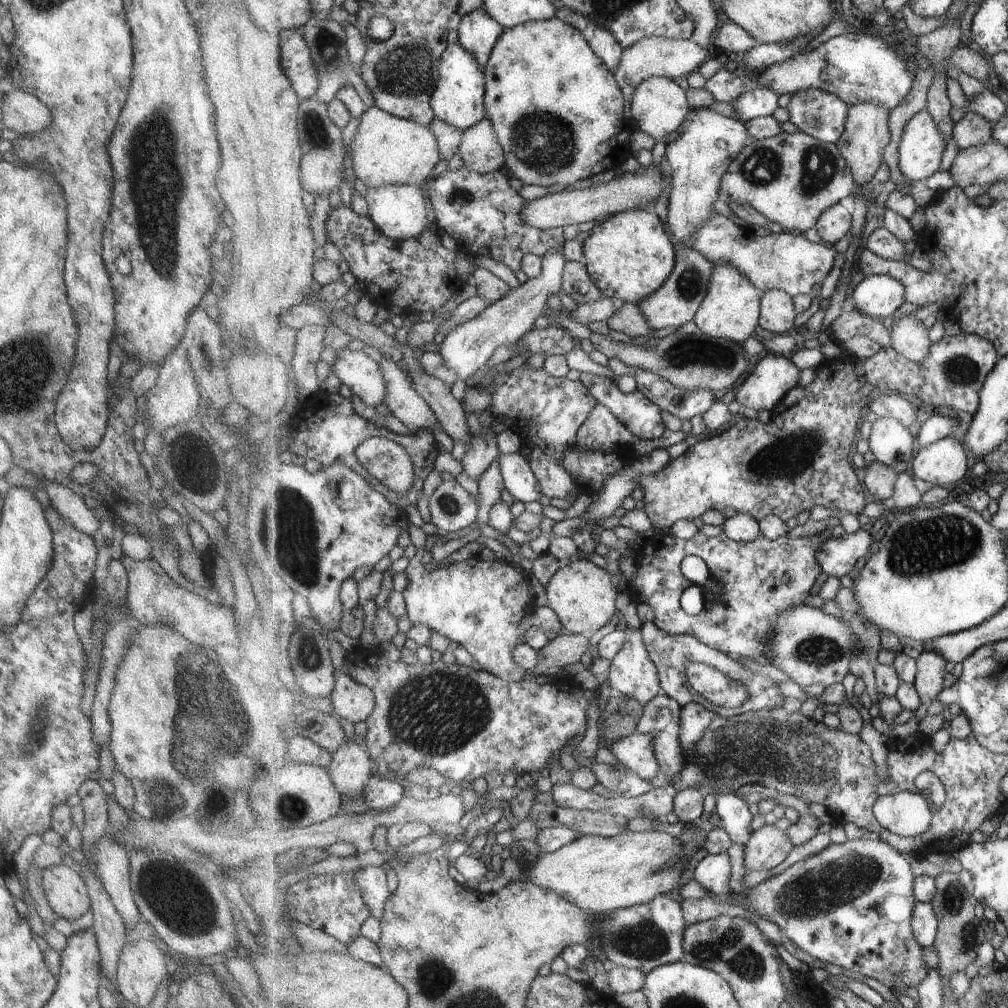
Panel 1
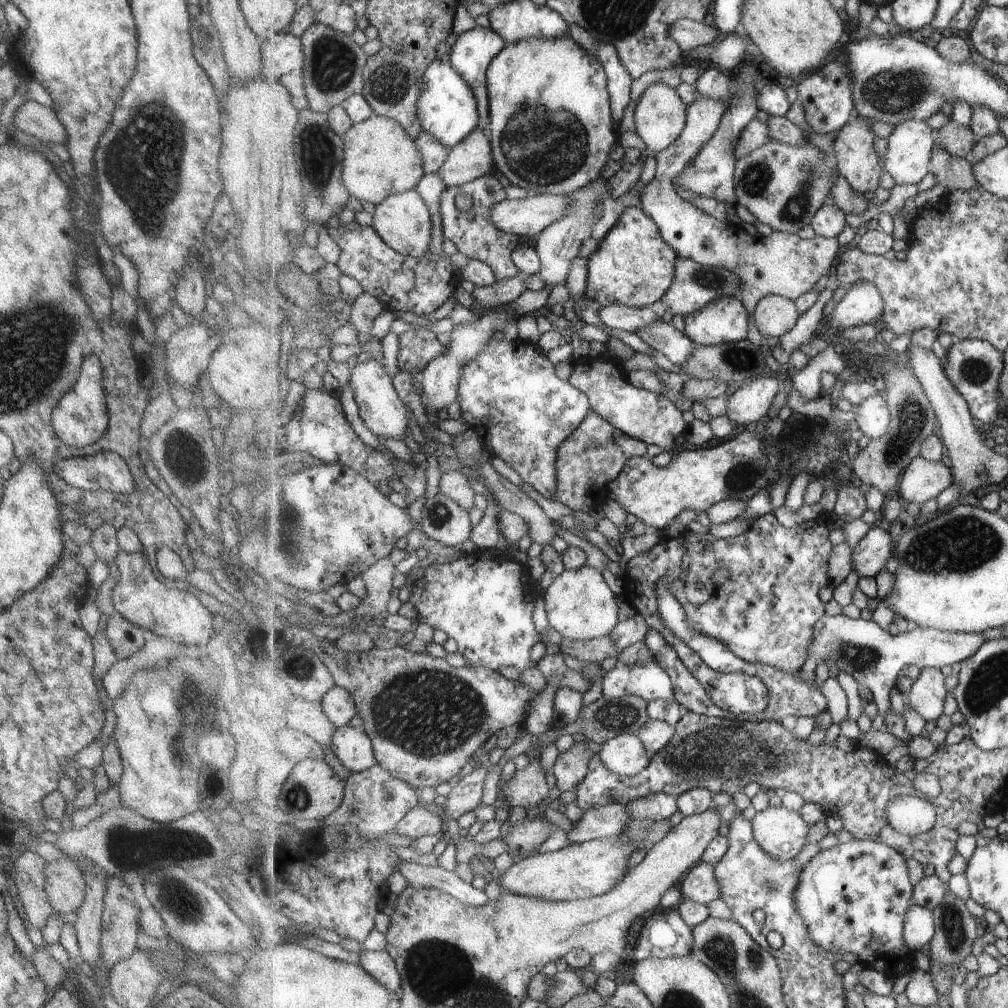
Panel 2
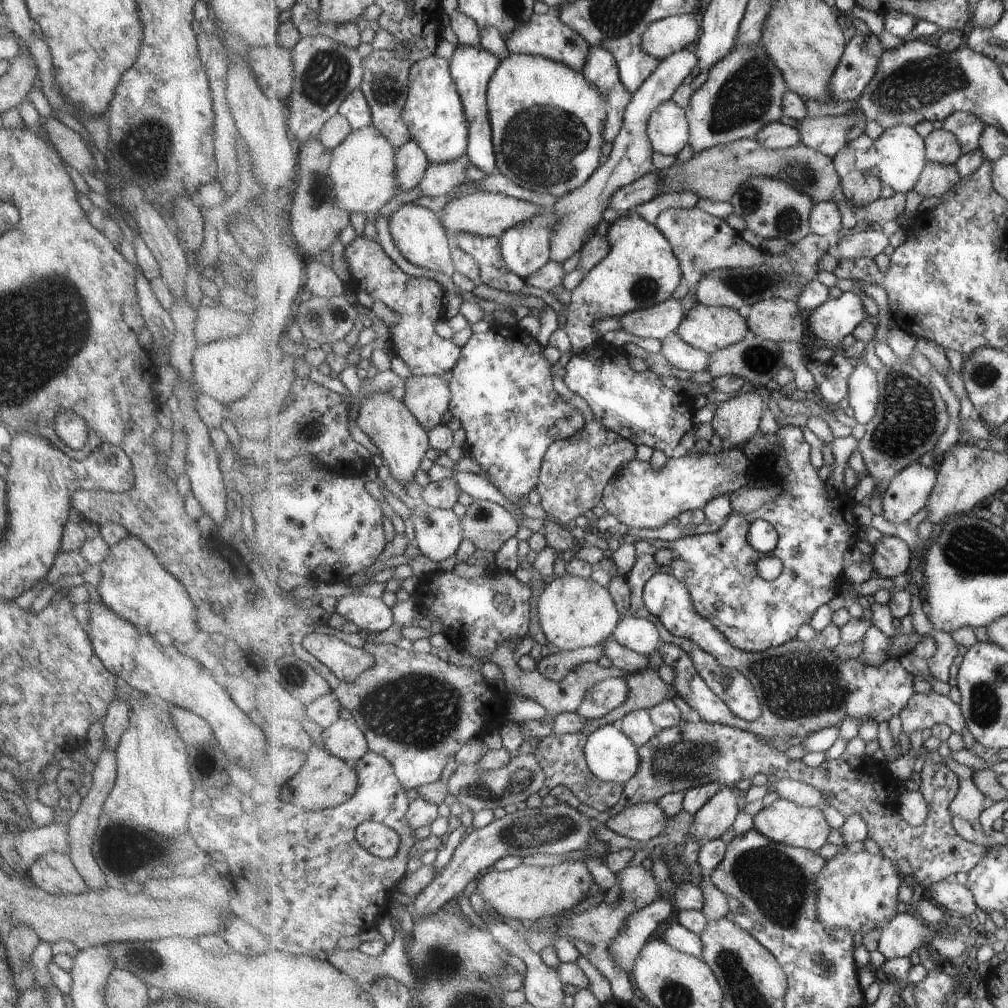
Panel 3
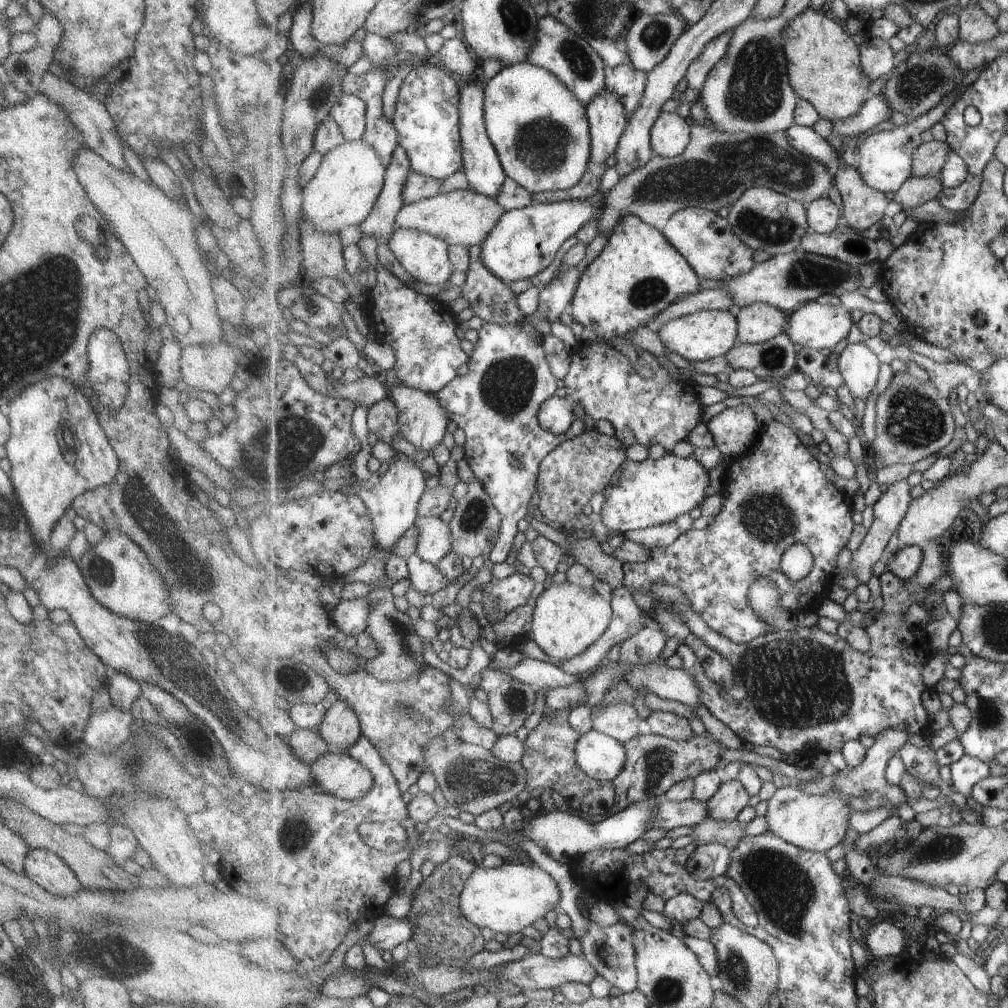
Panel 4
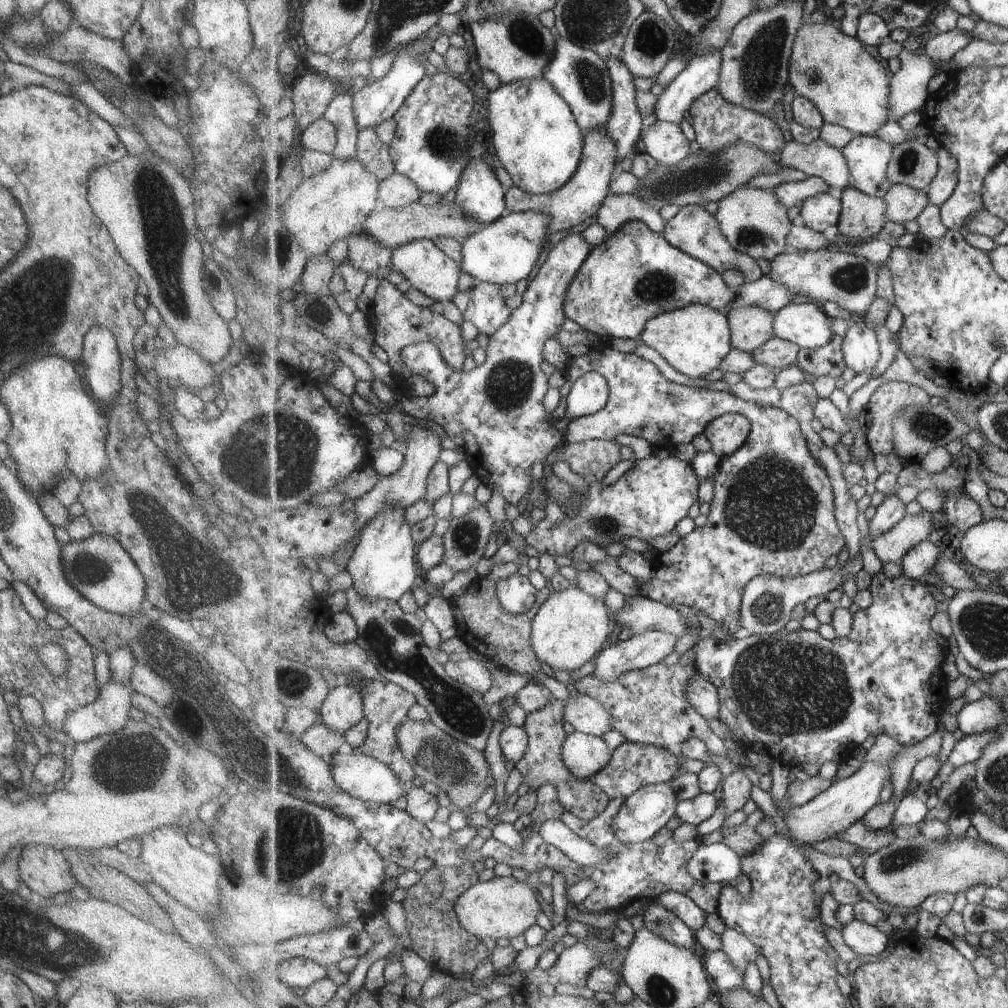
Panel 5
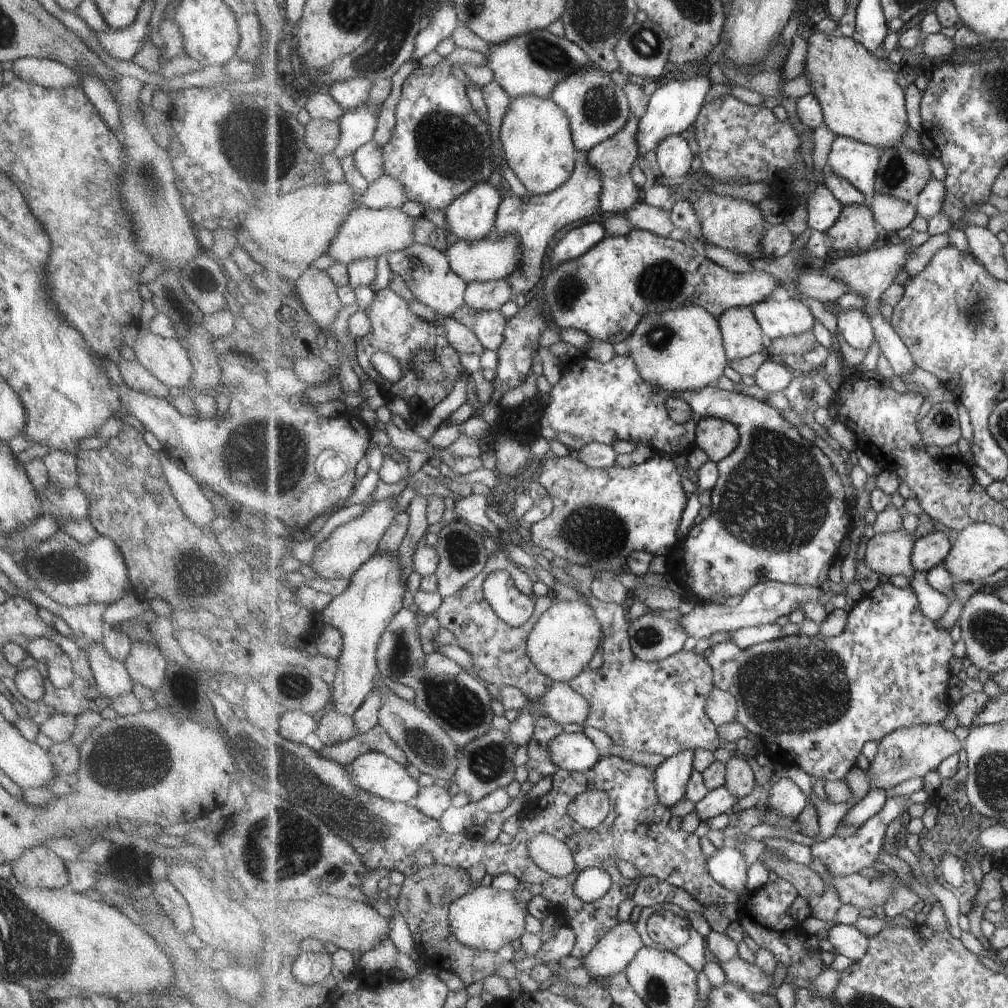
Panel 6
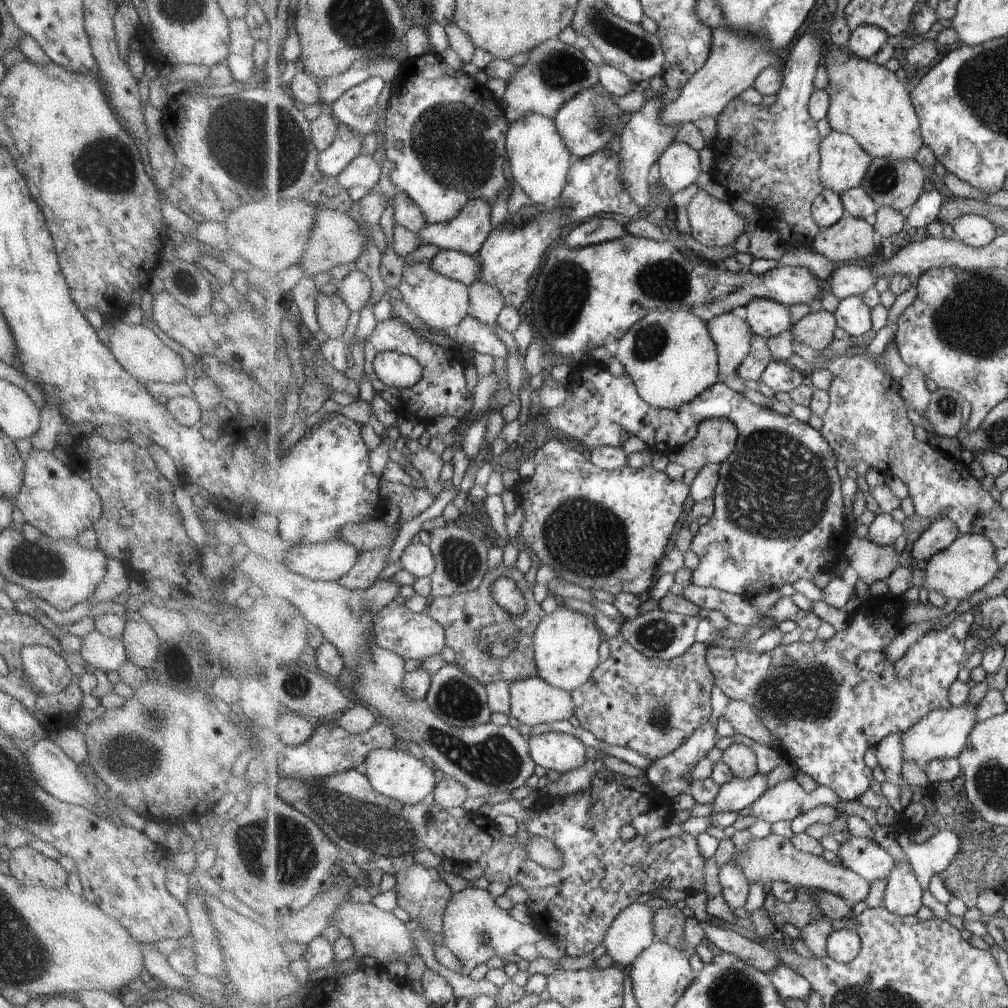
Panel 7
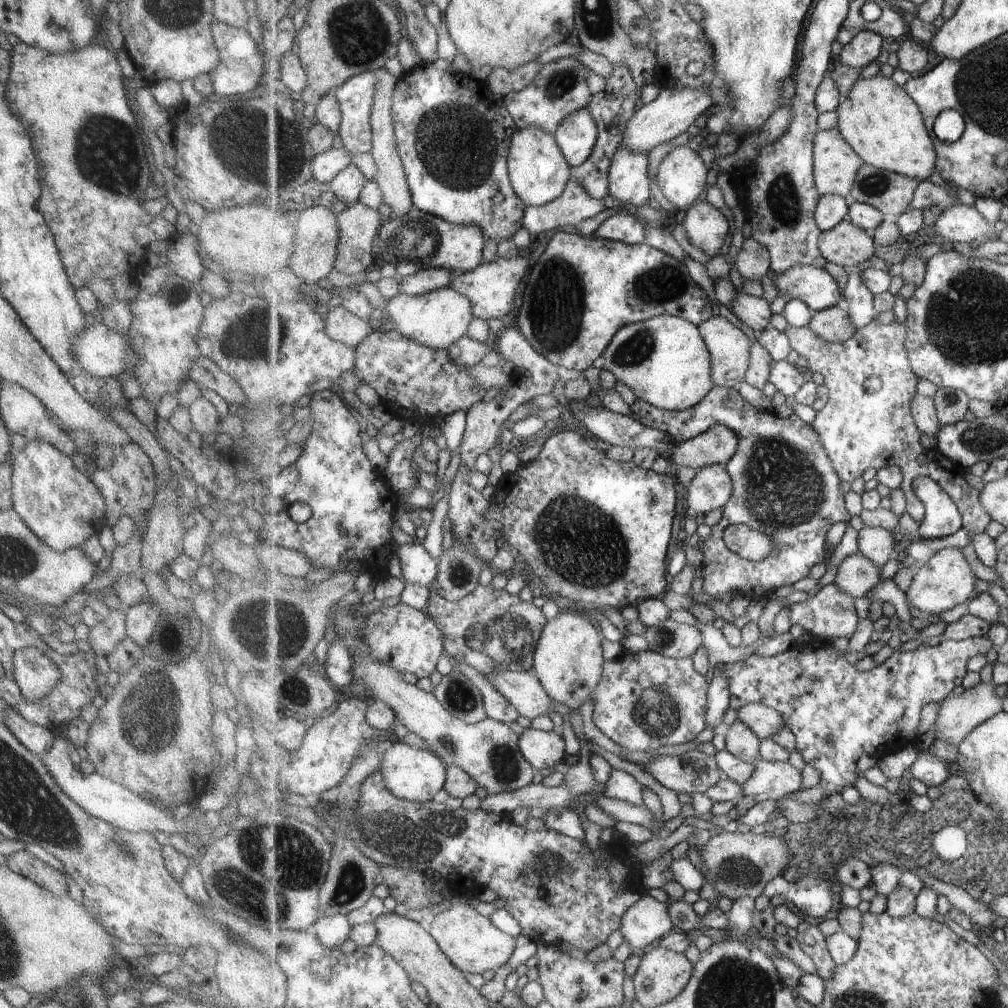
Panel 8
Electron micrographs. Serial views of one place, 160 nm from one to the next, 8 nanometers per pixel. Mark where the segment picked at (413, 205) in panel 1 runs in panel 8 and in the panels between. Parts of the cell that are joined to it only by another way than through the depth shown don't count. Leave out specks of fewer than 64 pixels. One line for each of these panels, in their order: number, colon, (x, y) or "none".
2: (403, 220)
3: (417, 232)
4: (426, 257)
5: (428, 268)
6: (427, 272)
7: (442, 303)
8: (439, 319)

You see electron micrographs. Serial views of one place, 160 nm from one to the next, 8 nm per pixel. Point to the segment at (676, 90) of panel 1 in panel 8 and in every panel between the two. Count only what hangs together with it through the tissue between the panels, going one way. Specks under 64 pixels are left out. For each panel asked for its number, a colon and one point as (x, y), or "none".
2: (660, 115)
3: (669, 129)
4: (671, 135)
5: (665, 140)
6: (674, 154)
7: (680, 165)
8: (681, 177)

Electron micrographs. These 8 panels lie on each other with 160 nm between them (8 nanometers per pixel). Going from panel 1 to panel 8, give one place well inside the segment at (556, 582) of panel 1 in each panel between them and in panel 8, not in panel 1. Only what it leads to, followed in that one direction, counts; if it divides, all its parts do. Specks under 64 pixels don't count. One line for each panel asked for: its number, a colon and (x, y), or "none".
2: (580, 605)
3: (574, 613)
4: (568, 618)
5: (572, 625)
6: (565, 640)
7: (567, 644)
8: (569, 662)

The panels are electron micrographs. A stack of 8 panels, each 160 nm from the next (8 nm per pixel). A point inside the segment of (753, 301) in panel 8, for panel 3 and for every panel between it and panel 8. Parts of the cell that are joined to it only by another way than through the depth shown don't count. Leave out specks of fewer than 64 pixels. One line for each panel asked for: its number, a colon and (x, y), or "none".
3: (837, 318)
4: (819, 327)
5: (805, 323)
6: (789, 317)
7: (767, 318)

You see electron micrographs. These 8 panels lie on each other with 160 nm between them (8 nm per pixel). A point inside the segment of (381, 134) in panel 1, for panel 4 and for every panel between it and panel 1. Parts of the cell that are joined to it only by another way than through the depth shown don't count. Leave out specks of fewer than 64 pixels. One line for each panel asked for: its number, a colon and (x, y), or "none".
2: (381, 158)
3: (363, 175)
4: (344, 191)

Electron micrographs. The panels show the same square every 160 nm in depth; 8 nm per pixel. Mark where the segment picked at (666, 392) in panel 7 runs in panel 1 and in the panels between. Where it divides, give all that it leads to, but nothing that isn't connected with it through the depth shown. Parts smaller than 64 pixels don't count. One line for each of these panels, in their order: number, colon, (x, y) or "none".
1: (731, 308)
2: (725, 320)
3: (711, 329)
4: (703, 335)
5: (694, 340)
6: (683, 349)

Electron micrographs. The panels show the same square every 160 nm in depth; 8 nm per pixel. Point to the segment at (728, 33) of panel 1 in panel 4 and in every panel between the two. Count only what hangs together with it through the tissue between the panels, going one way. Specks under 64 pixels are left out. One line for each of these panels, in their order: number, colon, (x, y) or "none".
2: (690, 34)
3: (667, 36)
4: (649, 41)

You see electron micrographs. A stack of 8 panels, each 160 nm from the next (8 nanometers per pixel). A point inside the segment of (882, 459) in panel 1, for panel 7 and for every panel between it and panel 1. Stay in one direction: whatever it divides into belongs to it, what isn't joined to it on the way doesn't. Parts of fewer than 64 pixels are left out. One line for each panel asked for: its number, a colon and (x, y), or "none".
2: (874, 417)
3: (864, 387)
4: (859, 365)
5: (861, 347)
6: (854, 325)
7: (853, 314)

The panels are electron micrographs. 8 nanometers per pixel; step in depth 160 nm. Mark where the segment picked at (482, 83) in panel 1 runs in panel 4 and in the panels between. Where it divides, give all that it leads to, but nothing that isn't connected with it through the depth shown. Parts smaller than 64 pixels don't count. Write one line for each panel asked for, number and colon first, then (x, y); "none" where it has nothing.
2: (448, 108)
3: (435, 113)
4: (427, 114)

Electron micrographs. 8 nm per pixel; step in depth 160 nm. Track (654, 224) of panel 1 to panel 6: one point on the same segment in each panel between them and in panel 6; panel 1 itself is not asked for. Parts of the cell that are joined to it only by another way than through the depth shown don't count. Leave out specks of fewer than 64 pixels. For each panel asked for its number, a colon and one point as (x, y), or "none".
2: (633, 265)
3: (641, 271)
4: (640, 273)
5: (636, 274)
6: (641, 273)

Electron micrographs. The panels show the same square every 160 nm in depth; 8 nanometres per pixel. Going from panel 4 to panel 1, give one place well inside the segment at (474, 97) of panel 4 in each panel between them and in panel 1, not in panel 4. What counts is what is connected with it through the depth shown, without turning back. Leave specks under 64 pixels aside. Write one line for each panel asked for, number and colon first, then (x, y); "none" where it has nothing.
1: (479, 31)
2: (473, 52)
3: (473, 67)

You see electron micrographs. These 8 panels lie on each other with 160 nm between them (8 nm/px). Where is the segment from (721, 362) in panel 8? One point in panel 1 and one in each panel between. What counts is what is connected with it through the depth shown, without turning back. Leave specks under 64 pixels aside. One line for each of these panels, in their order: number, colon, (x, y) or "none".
1: (778, 312)
2: (775, 315)
3: (778, 320)
4: (759, 322)
5: (751, 327)
6: (743, 336)
7: (734, 337)

